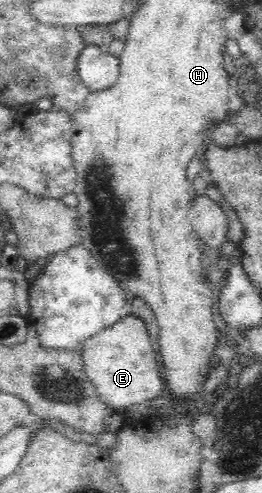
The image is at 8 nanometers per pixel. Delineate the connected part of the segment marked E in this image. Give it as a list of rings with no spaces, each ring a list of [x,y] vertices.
[[[127,312],[112,327],[90,337],[81,351],[84,370],[95,384],[100,400],[117,412],[124,412],[127,407],[141,405],[162,395],[165,387],[157,346],[147,335],[141,321],[141,318]]]

